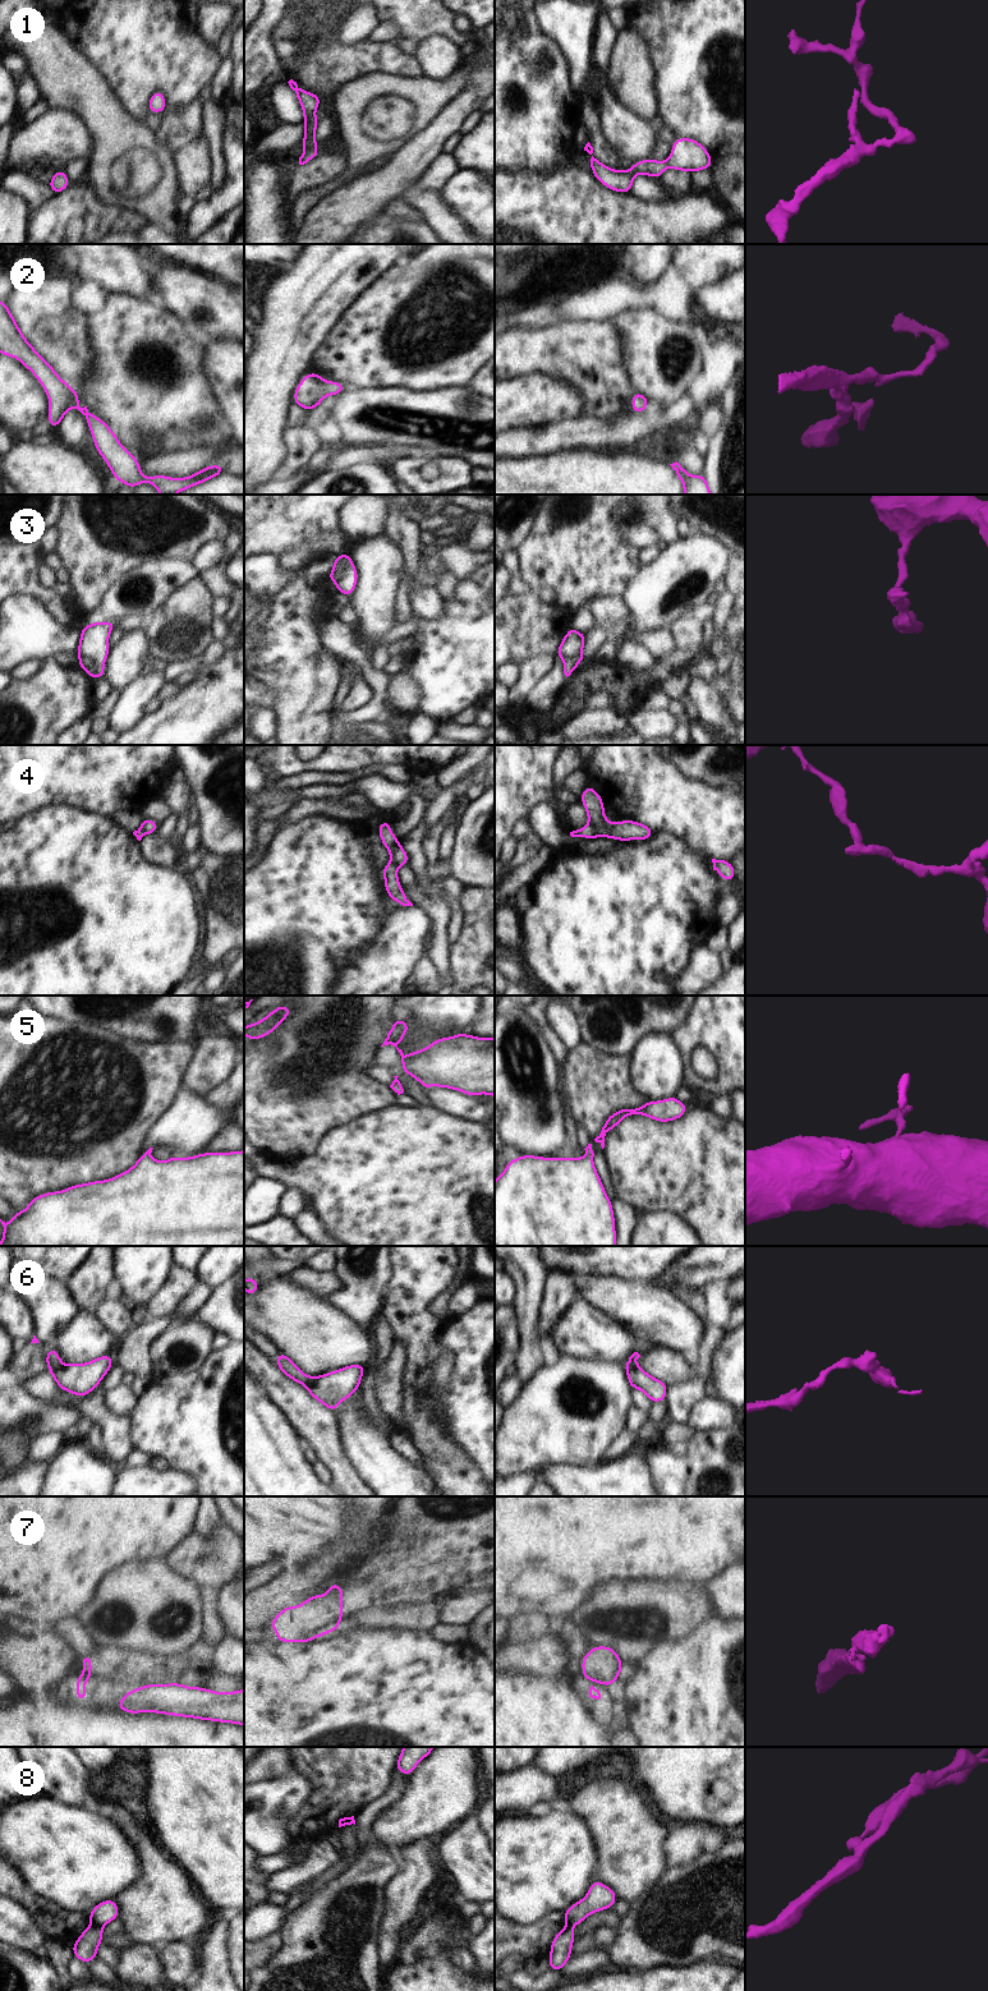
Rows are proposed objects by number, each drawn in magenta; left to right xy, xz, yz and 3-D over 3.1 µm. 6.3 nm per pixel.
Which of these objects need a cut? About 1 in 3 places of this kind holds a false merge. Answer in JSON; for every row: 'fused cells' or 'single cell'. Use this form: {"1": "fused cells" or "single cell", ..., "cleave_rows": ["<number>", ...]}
{"1": "single cell", "2": "single cell", "3": "fused cells", "4": "fused cells", "5": "single cell", "6": "fused cells", "7": "fused cells", "8": "fused cells", "cleave_rows": ["3", "4", "6", "7", "8"]}

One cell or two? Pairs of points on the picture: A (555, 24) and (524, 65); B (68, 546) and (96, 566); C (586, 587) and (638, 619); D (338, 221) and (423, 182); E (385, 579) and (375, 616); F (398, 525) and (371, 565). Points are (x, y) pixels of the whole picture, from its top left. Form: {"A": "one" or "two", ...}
{"A": "two", "B": "one", "C": "two", "D": "two", "E": "one", "F": "two"}

